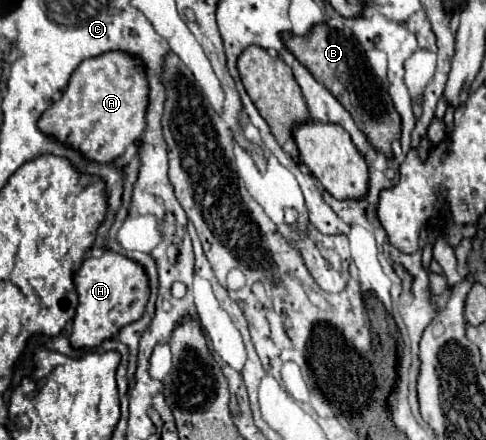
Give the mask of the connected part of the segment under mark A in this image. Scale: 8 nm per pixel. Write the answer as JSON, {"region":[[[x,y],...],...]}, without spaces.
{"region":[[[108,51],[78,65],[62,99],[48,107],[38,127],[56,141],[80,149],[88,159],[110,163],[124,155],[144,133],[148,93],[148,75],[142,59],[124,51]]]}

